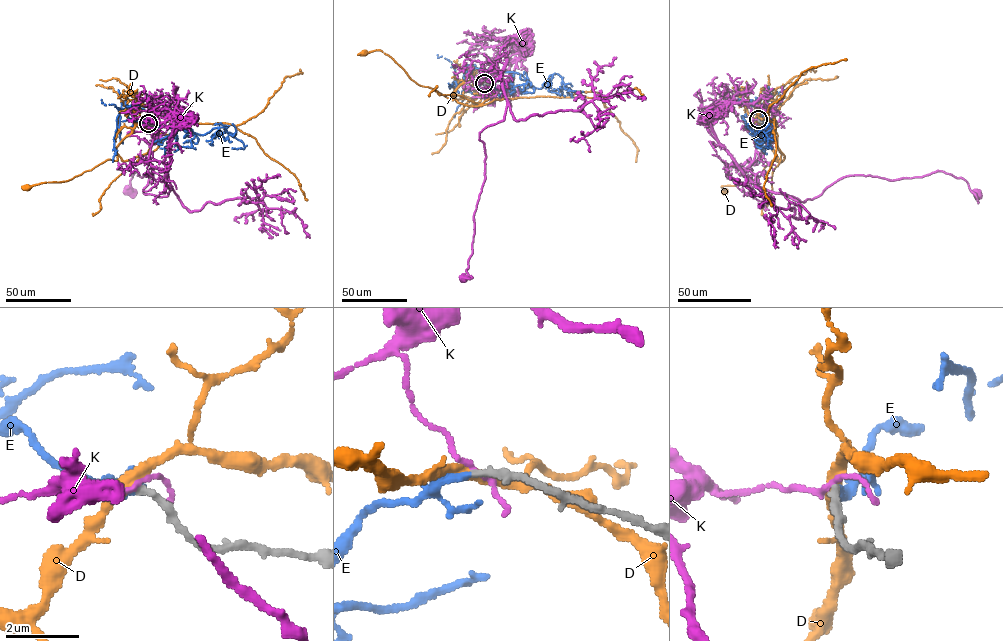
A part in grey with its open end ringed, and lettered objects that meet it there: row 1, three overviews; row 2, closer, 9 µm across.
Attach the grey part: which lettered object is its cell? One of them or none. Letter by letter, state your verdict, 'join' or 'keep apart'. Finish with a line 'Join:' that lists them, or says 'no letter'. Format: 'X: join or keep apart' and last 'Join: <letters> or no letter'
D: keep apart
E: join
K: keep apart
Join: E

